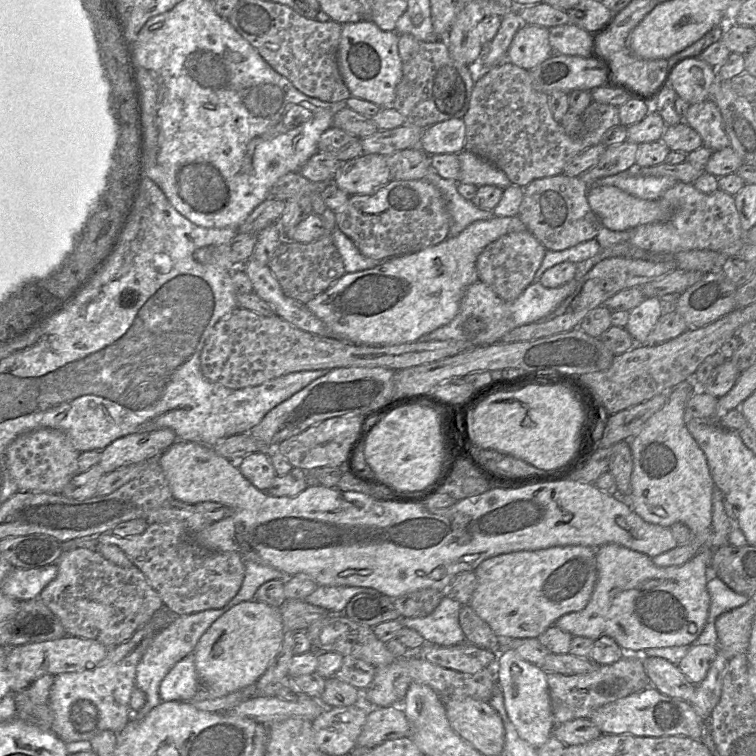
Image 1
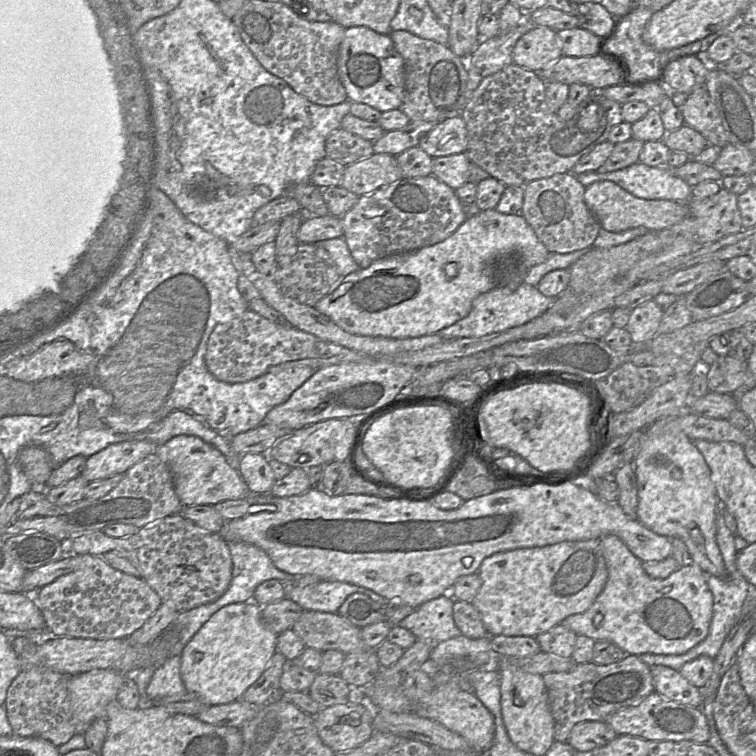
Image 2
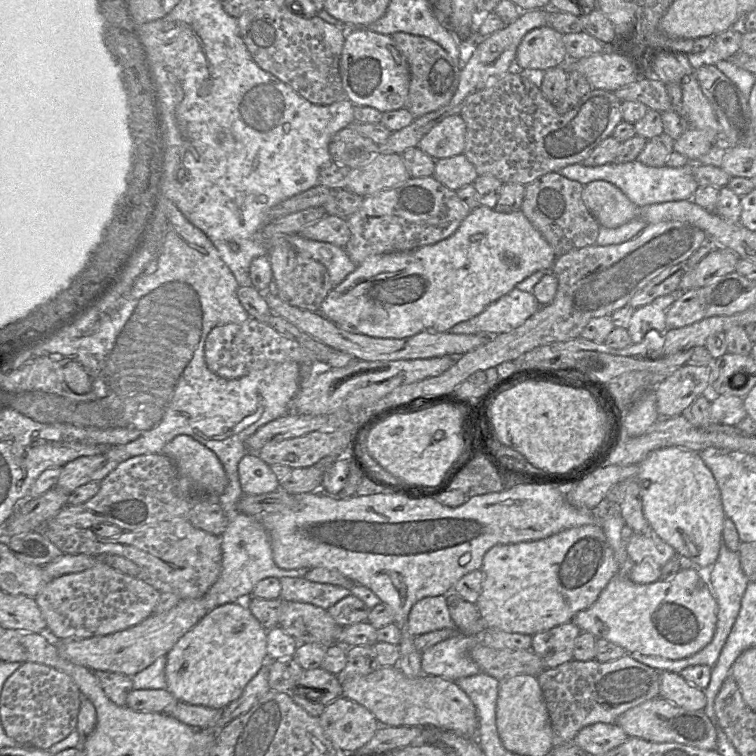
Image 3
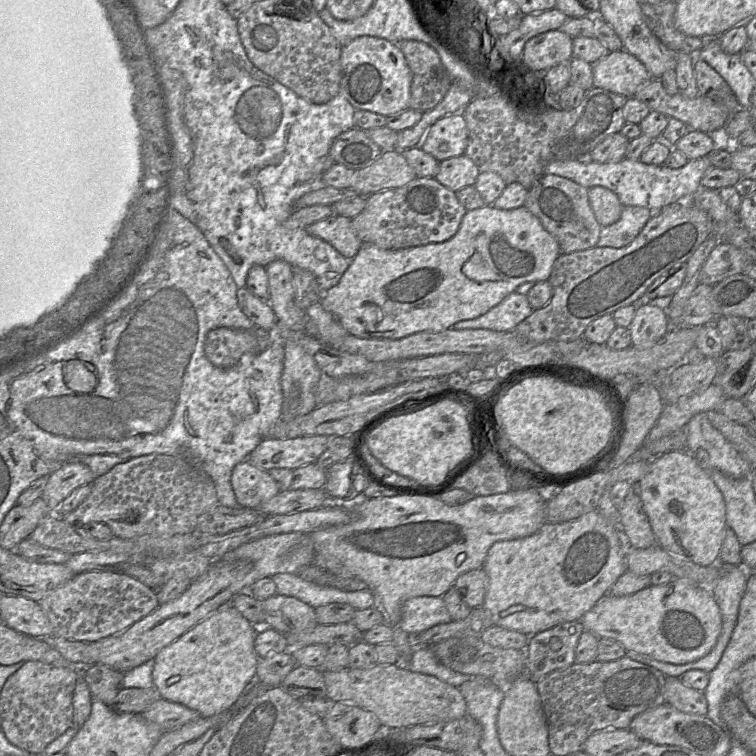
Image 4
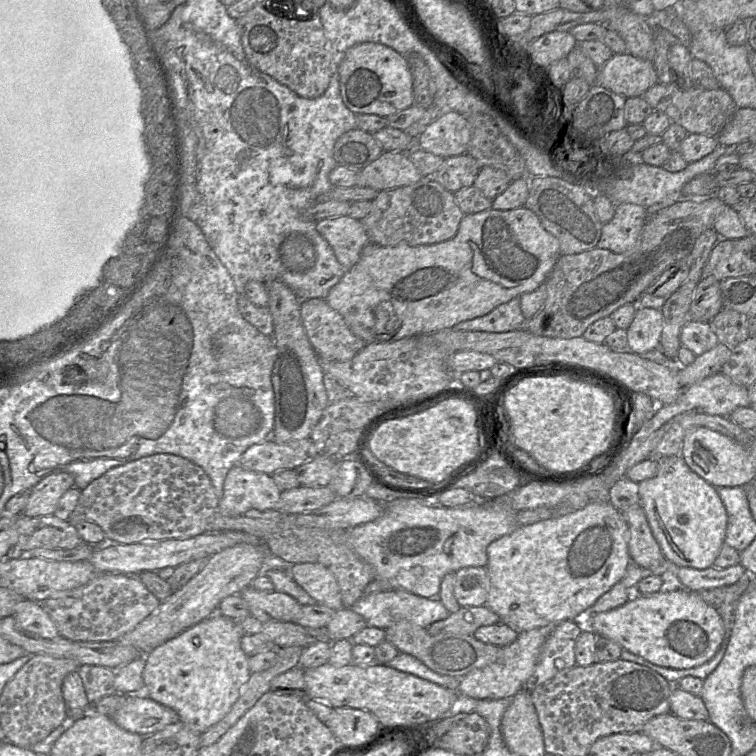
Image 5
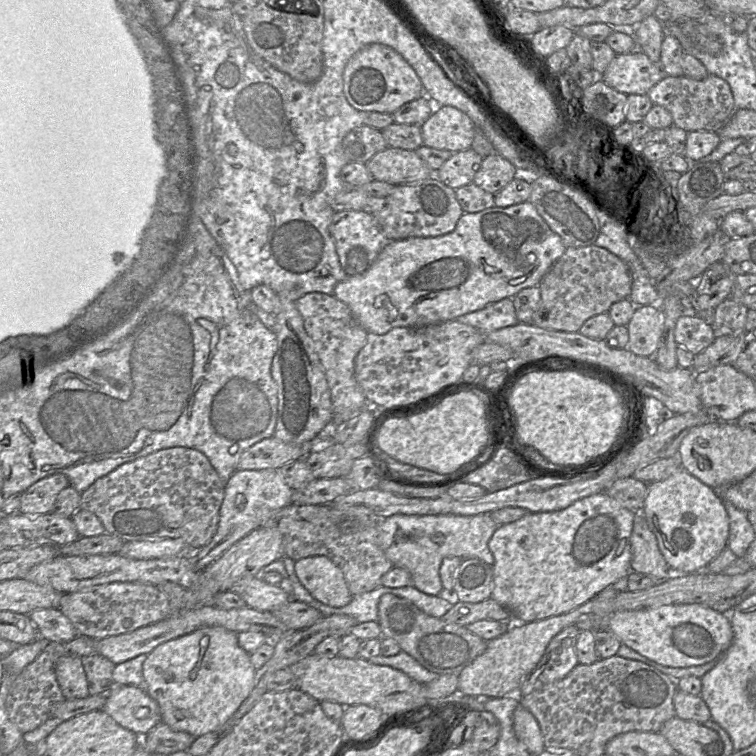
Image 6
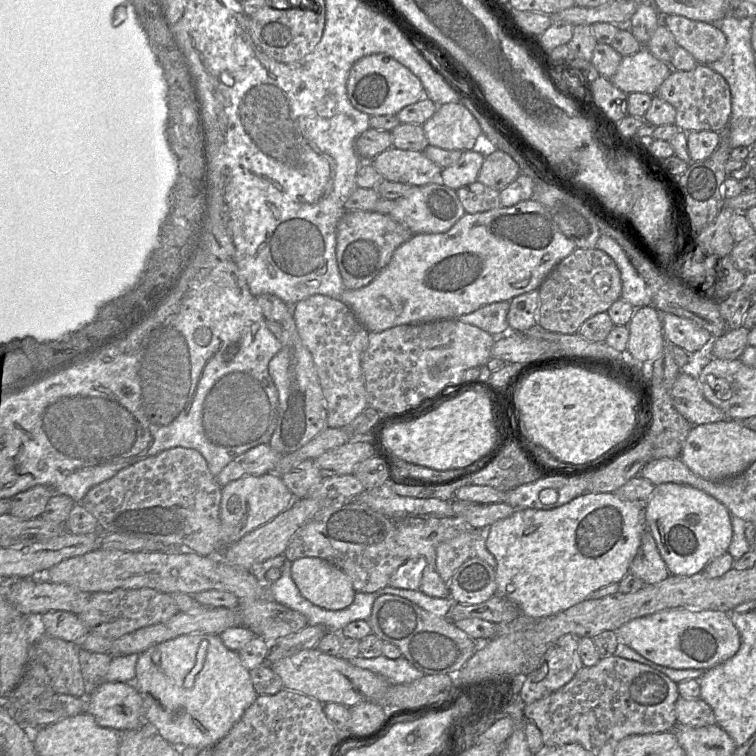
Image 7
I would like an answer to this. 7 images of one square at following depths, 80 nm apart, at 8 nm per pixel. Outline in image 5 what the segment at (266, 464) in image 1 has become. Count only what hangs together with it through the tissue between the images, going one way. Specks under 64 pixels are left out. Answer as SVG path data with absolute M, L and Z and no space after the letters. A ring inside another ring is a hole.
M237 464L225 478L217 511L231 517L251 509L275 510L281 492L271 475L248 471Z

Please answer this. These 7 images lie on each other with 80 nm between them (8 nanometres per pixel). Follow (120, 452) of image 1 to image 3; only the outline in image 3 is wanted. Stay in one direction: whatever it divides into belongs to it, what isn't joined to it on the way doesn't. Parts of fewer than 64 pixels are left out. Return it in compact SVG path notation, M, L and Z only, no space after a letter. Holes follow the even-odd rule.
M104 454L77 458L61 467L61 473L54 488L72 493L76 488L89 482L100 482L120 463Z

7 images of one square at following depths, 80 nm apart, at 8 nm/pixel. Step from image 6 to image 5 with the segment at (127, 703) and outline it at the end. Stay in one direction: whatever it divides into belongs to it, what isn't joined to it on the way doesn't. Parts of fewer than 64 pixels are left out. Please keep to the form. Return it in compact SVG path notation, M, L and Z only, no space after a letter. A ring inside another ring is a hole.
M145 694L125 696L122 706L111 716L121 728L143 737L179 721L179 715Z

